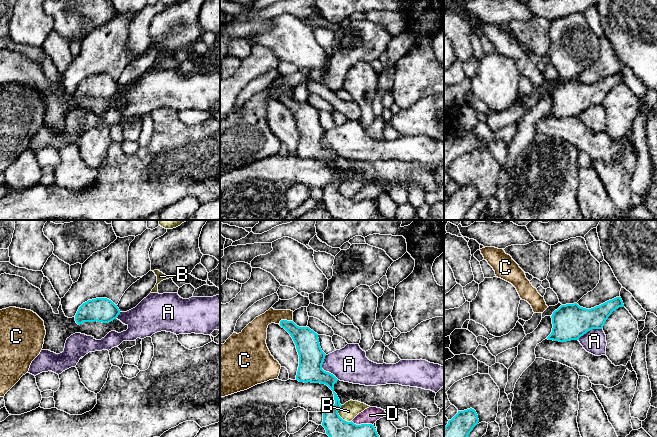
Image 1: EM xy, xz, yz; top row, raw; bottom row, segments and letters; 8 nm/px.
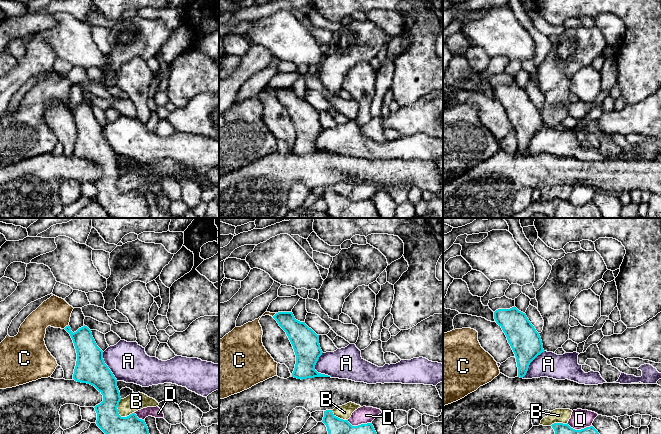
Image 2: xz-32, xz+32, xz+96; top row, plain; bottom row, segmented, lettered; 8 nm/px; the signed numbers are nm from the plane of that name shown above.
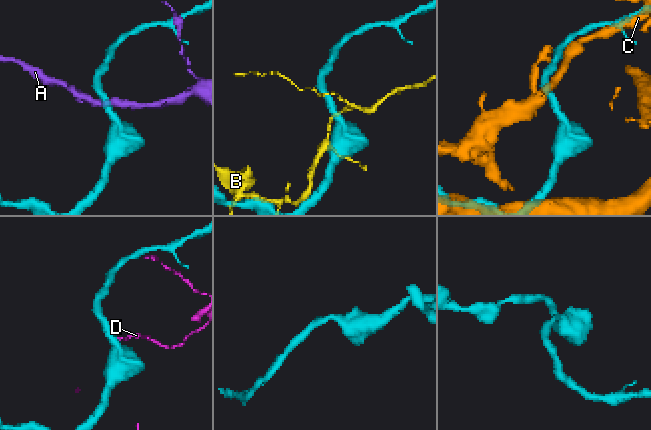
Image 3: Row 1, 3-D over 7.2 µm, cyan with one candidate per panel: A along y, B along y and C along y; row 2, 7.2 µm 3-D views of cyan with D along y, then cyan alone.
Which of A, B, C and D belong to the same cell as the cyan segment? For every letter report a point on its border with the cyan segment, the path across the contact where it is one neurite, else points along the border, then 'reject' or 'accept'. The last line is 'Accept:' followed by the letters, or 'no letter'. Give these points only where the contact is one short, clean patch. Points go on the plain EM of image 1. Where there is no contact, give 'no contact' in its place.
A: meets cyan in xz at (323, 146); border along xz (325, 131), (322, 144), (332, 149), (338, 155); reject
B: meets cyan in xz at (339, 192); reject
C: meets cyan in xz at (284, 96); reject
D: meets cyan in xz at (362, 200); border along xz (351, 197), (356, 200), (372, 201); reject
Accept: no letter

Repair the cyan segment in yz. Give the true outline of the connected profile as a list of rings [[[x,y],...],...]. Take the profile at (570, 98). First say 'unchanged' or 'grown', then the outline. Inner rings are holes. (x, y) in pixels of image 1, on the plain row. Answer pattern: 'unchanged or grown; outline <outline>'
unchanged; outline [[[621,73],[591,85],[577,79],[561,81],[551,92],[553,104],[547,115],[559,118],[579,116],[592,105],[602,105],[608,93],[619,83],[624,83]]]

